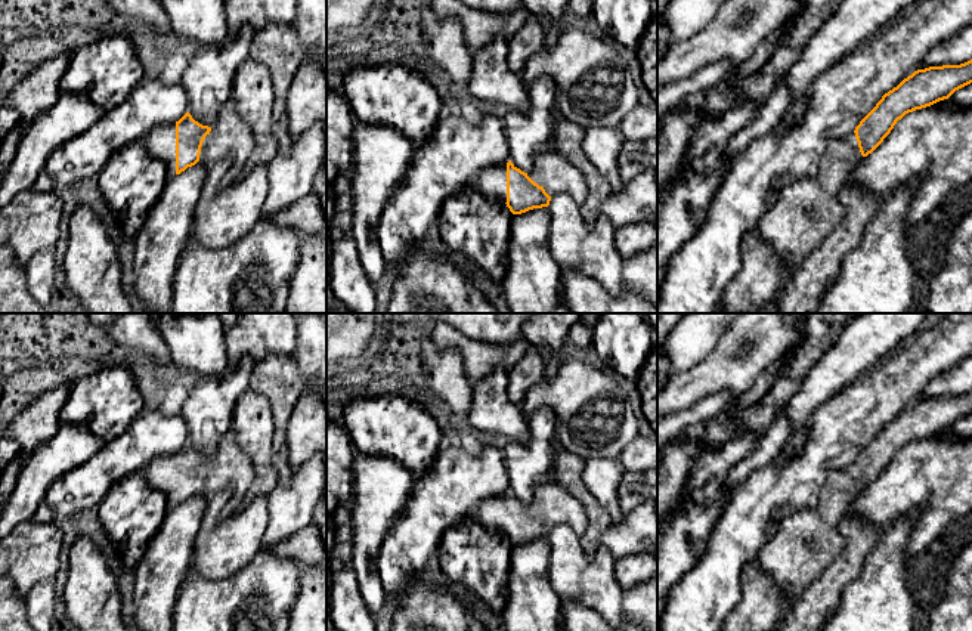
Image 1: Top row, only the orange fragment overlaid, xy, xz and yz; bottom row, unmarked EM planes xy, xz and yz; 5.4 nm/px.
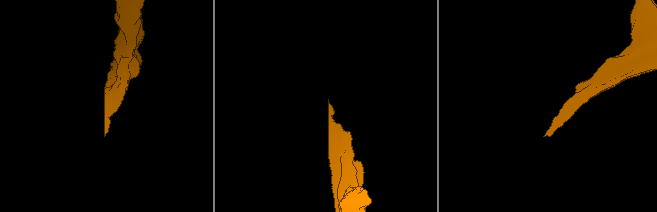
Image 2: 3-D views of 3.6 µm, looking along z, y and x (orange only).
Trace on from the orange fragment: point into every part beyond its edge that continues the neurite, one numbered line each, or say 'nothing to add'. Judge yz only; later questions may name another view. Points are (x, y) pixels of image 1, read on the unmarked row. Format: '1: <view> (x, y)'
1: yz (807, 540)

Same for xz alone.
1: xz (491, 513)

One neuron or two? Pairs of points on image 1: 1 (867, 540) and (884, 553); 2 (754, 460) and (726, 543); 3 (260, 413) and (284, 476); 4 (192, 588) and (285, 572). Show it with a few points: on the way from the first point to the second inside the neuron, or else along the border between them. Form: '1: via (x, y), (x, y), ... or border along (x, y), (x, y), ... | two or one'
1: border along (887, 529), (857, 575) | two
2: border along (777, 457), (757, 469), (731, 494) | two
3: border along (272, 408), (274, 438), (271, 461), (278, 478) | two
4: via (216, 591), (251, 591), (262, 588) | one

